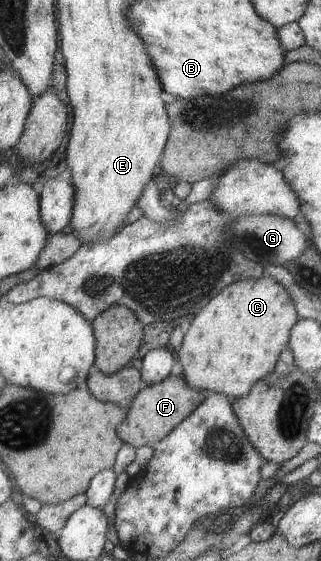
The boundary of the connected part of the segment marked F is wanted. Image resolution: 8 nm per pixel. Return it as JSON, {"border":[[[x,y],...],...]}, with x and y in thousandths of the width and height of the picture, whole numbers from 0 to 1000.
{"border":[[[526,668],[486,686],[452,686],[439,701],[405,724],[396,749],[368,765],[368,775],[386,791],[417,797],[467,795],[483,800],[489,790],[530,775],[576,747],[586,747],[645,711],[657,701],[598,690],[576,668]]]}

